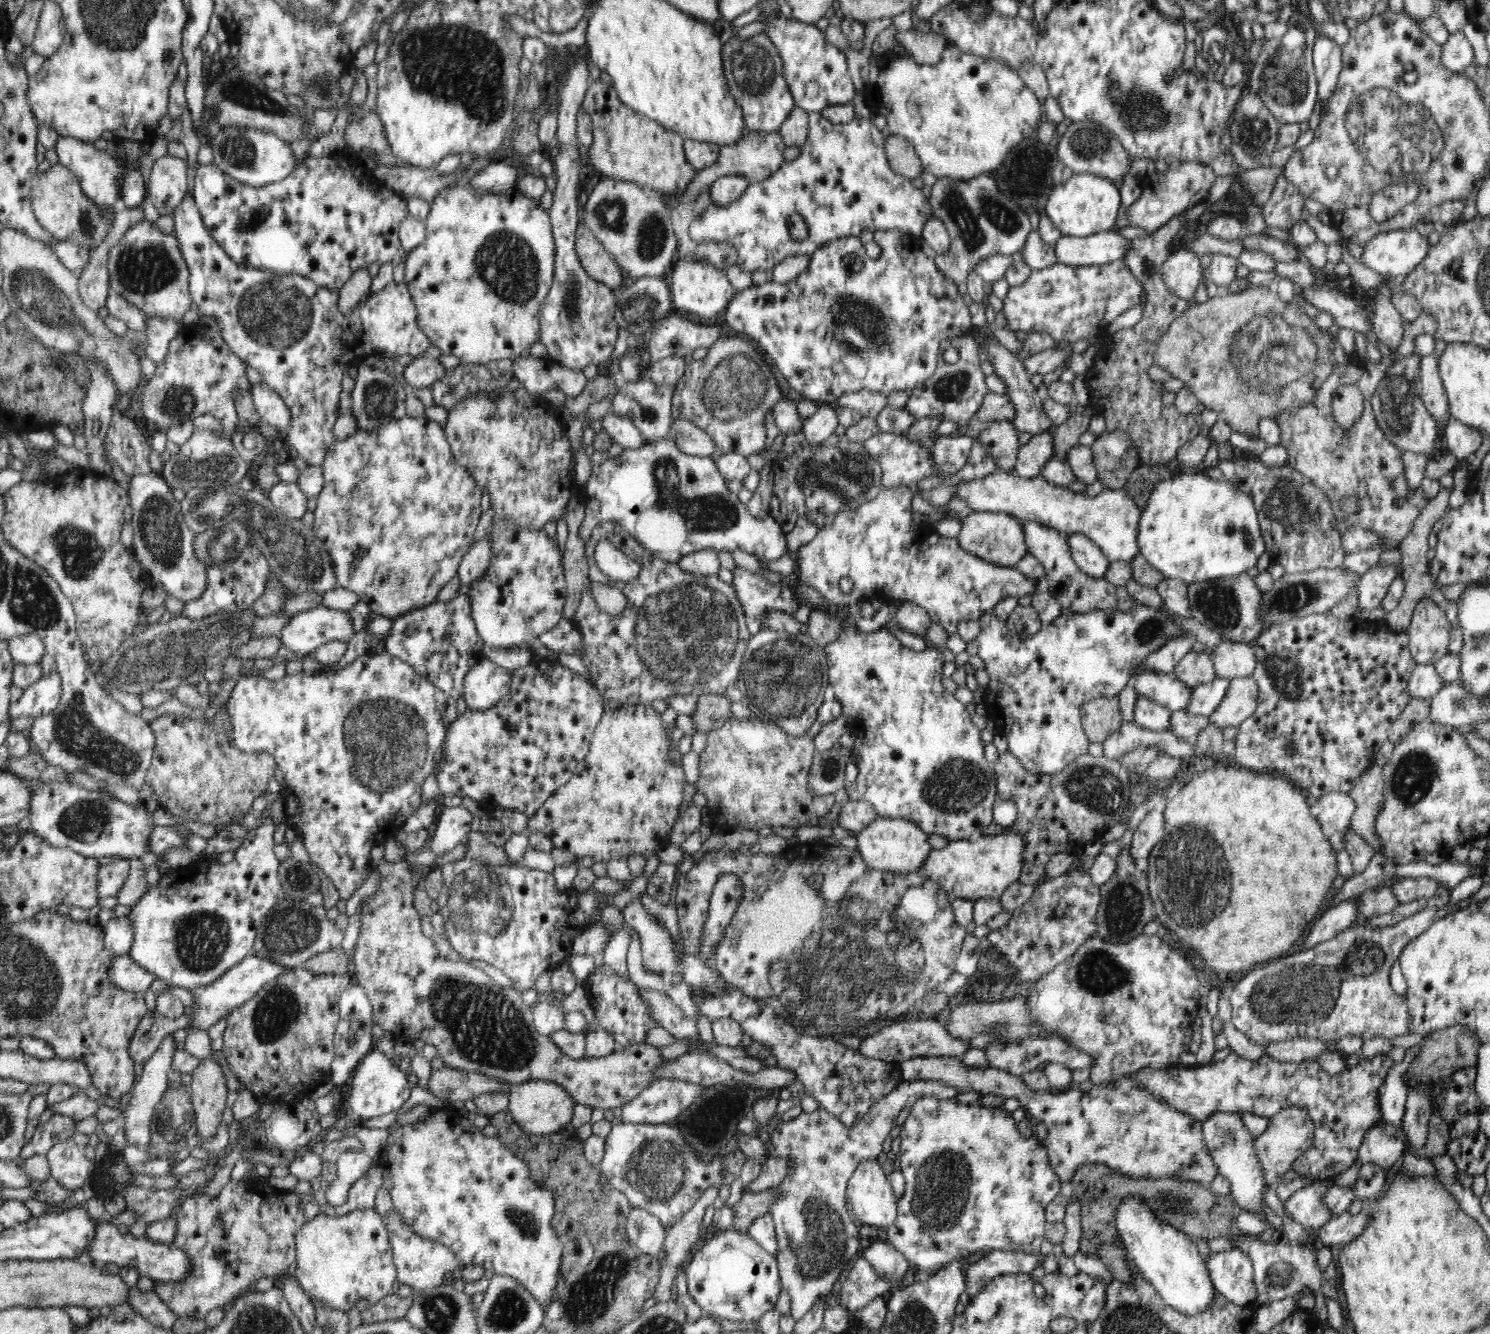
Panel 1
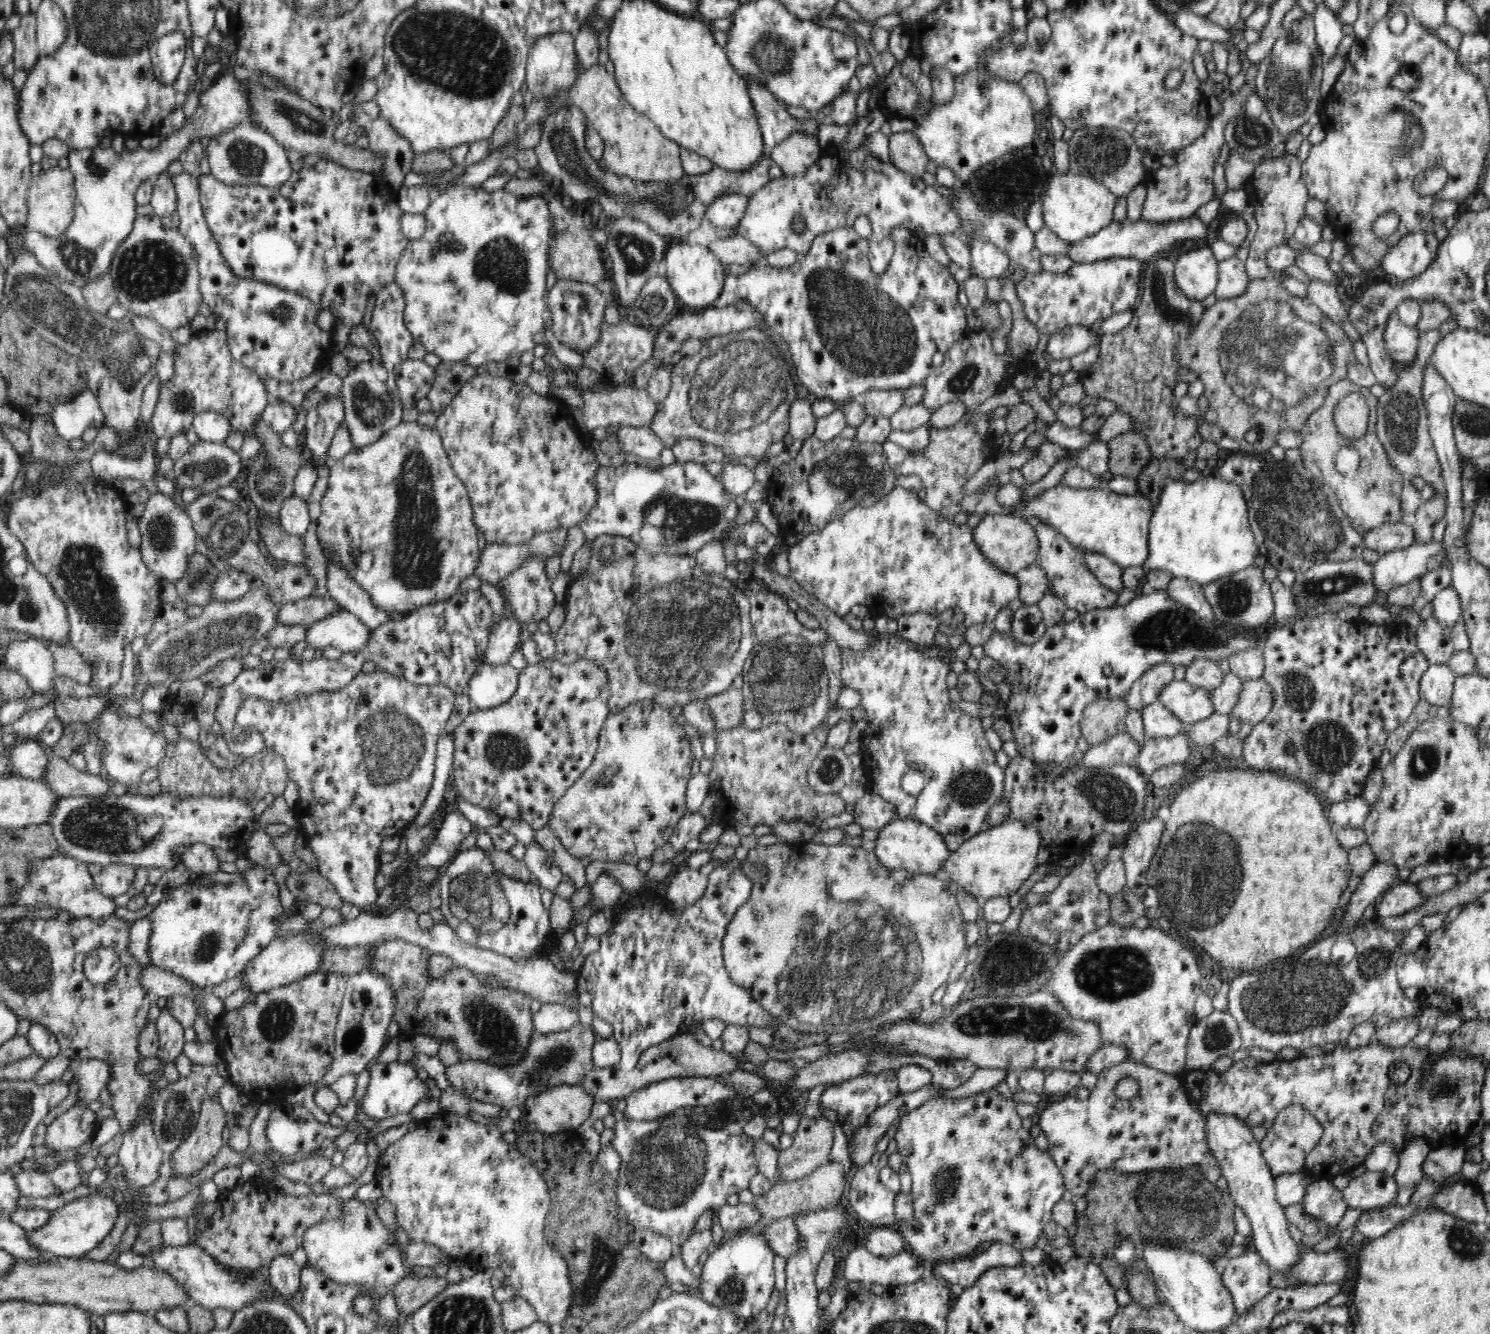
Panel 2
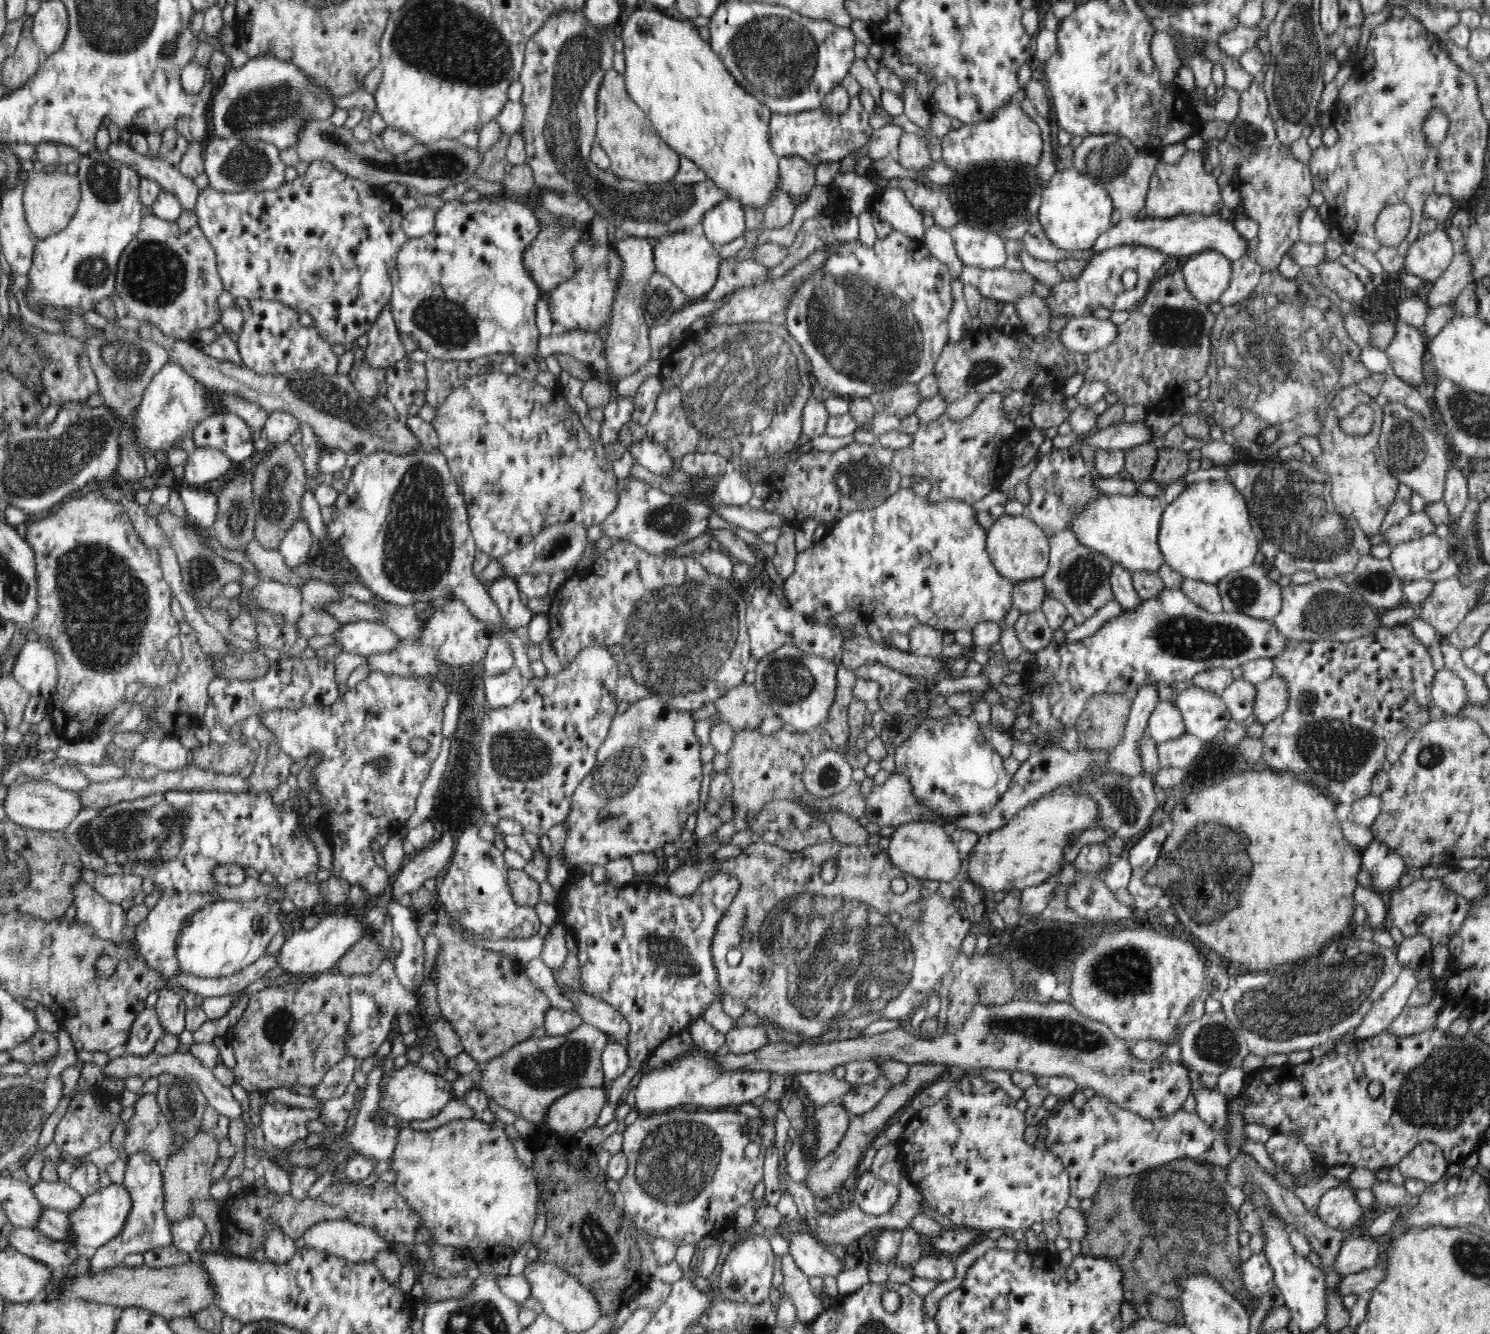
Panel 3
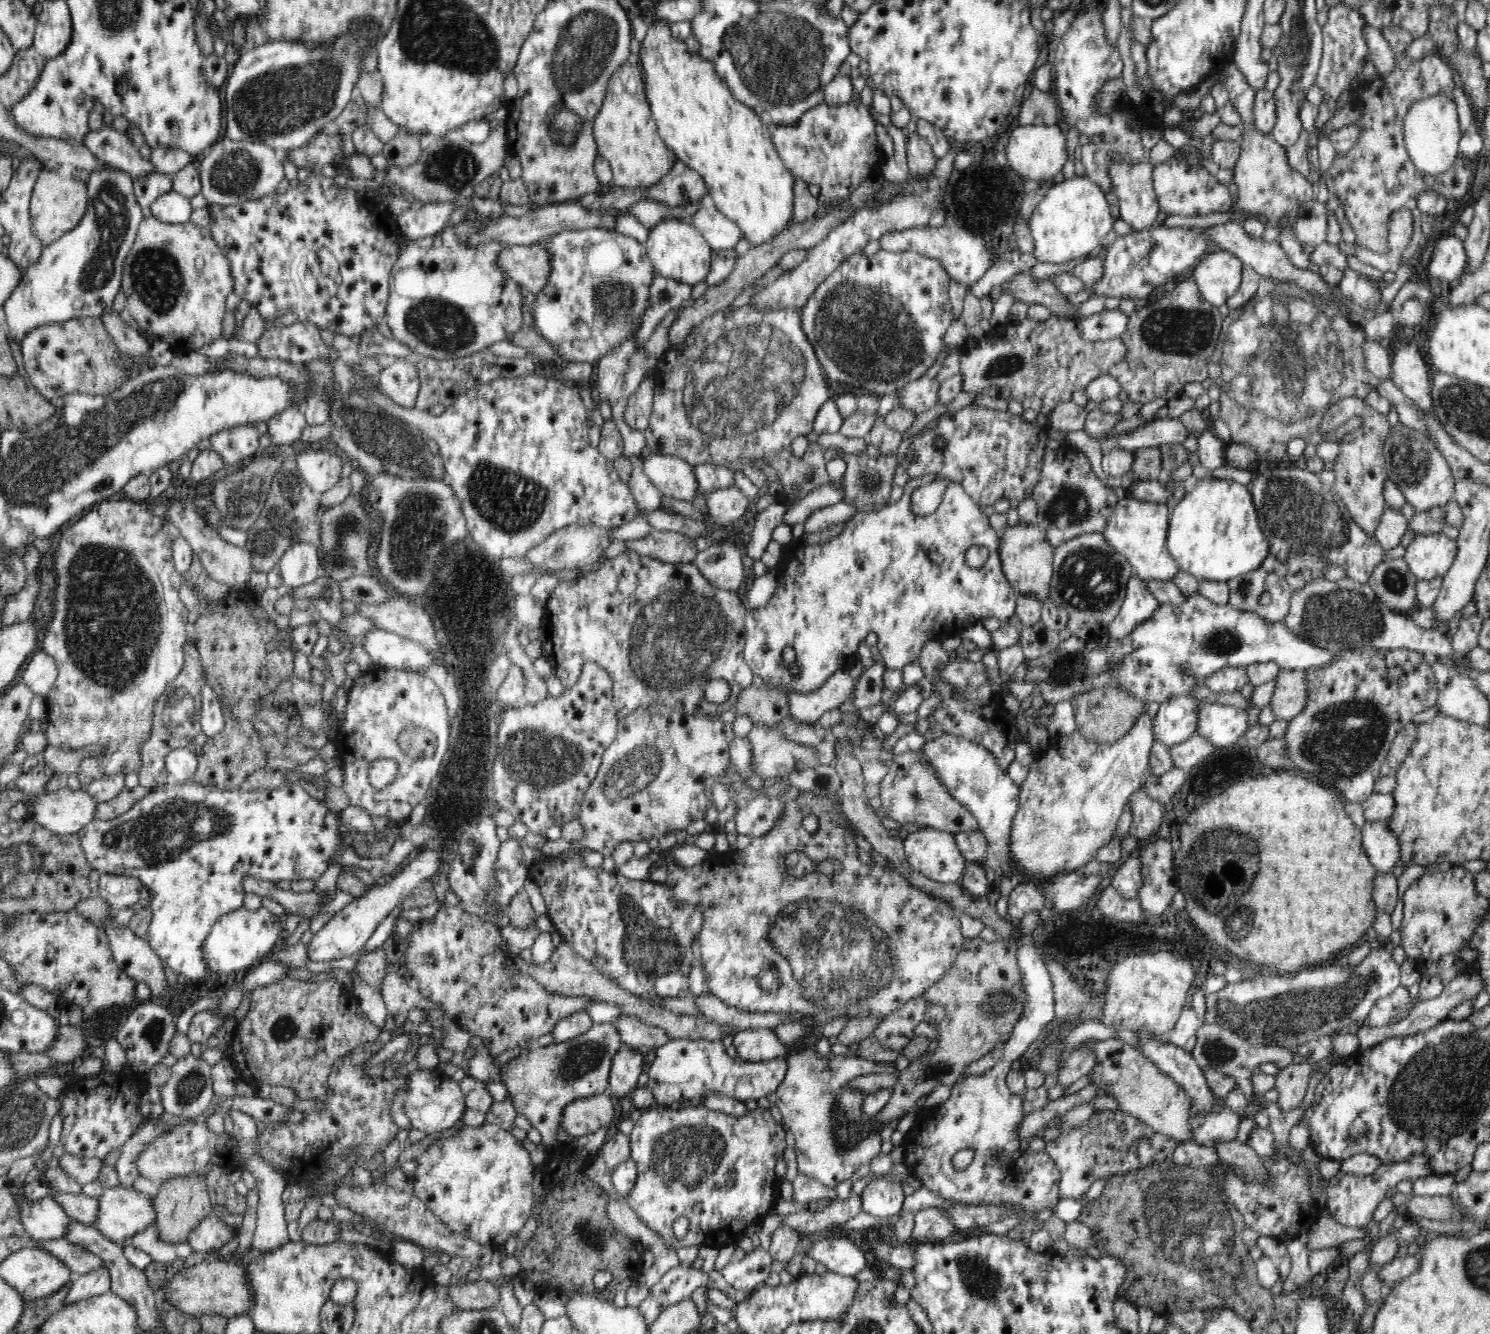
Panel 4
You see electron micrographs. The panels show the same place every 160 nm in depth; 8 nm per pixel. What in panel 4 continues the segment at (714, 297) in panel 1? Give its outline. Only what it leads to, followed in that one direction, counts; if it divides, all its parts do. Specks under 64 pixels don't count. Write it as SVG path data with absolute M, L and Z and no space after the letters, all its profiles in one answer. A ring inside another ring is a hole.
M678 218L660 221L660 224L649 230L645 246L648 259L659 275L696 286L707 278L714 252L699 230L690 226L689 222L690 220Z

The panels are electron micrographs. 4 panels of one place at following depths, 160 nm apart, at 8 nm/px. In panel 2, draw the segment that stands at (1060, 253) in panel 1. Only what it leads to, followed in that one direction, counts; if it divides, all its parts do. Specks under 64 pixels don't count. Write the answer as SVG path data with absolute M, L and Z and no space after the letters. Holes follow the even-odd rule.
M1195 214L1188 218L1156 224L1144 221L1142 218L1135 222L1126 218L1122 222L1112 221L1106 228L1093 236L1078 243L1070 244L1068 256L1075 264L1094 263L1098 260L1110 260L1110 258L1136 258L1144 262L1150 258L1161 256L1170 248L1184 242L1192 241L1204 244L1208 238L1208 227Z

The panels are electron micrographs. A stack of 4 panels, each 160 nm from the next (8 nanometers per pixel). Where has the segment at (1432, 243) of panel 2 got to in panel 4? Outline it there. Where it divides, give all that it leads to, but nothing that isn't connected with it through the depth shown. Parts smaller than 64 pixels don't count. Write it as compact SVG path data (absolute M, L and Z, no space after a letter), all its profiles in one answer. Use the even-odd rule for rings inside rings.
M1439 236L1434 244L1434 255L1425 271L1448 287L1457 283L1467 272L1467 255L1463 241L1454 236Z

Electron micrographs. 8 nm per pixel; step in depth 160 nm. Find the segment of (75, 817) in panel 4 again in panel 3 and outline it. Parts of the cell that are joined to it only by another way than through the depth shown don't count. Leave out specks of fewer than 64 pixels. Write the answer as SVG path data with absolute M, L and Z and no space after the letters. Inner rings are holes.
M30 782L8 786L7 798L2 802L6 817L17 825L36 830L64 831L74 816L82 810L82 801L76 791L68 791L49 782Z

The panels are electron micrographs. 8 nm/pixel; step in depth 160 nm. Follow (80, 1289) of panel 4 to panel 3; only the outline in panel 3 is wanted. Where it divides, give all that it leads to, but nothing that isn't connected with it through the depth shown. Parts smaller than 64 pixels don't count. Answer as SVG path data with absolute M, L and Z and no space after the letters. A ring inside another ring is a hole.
M136 1152L126 1161L123 1188L128 1190L132 1198L132 1207L119 1236L110 1243L96 1250L94 1258L90 1260L90 1273L102 1273L107 1269L122 1265L126 1256L133 1253L146 1253L153 1249L170 1247L174 1243L171 1234L171 1224L164 1213L164 1182L163 1173L158 1162L151 1159L147 1152Z

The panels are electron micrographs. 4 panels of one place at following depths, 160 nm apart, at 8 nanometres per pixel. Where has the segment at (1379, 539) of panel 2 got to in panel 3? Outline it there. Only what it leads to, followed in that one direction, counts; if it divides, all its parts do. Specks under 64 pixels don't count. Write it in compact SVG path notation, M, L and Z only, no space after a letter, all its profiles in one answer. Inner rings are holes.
M1426 512L1412 513L1406 516L1400 523L1390 526L1384 532L1384 540L1386 543L1402 544L1406 541L1422 538L1428 534L1434 533L1436 525L1426 515Z

